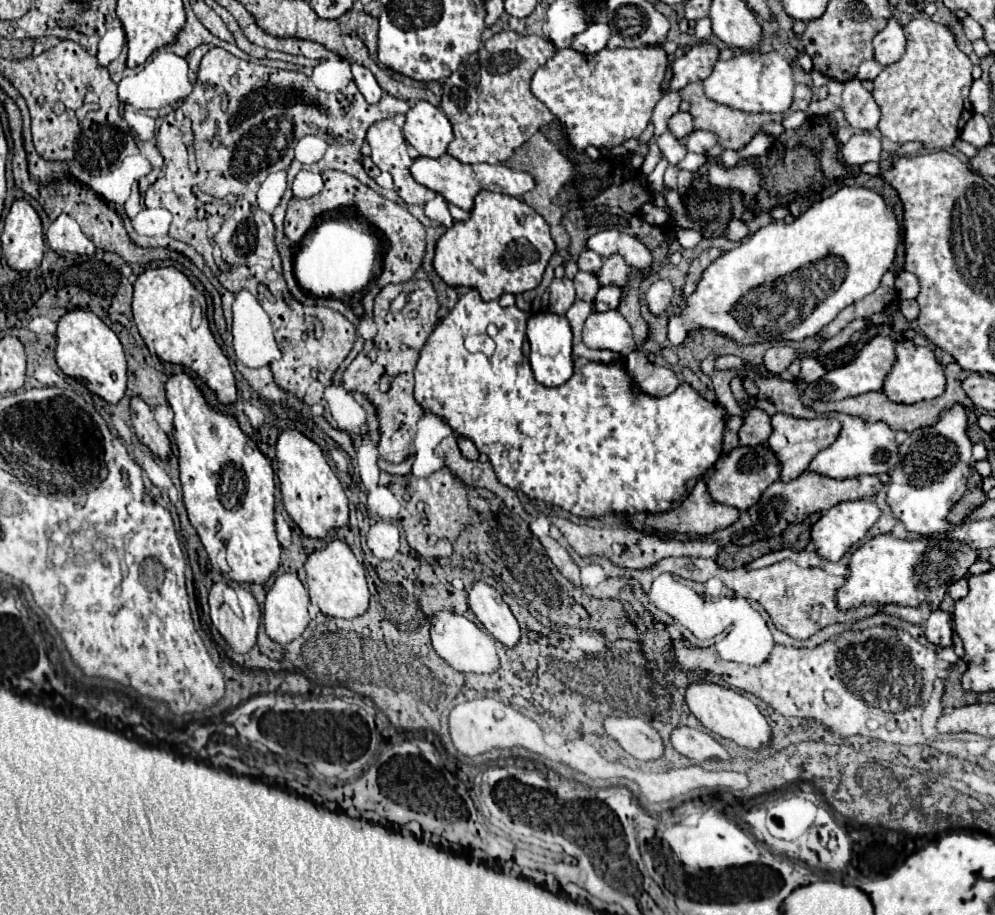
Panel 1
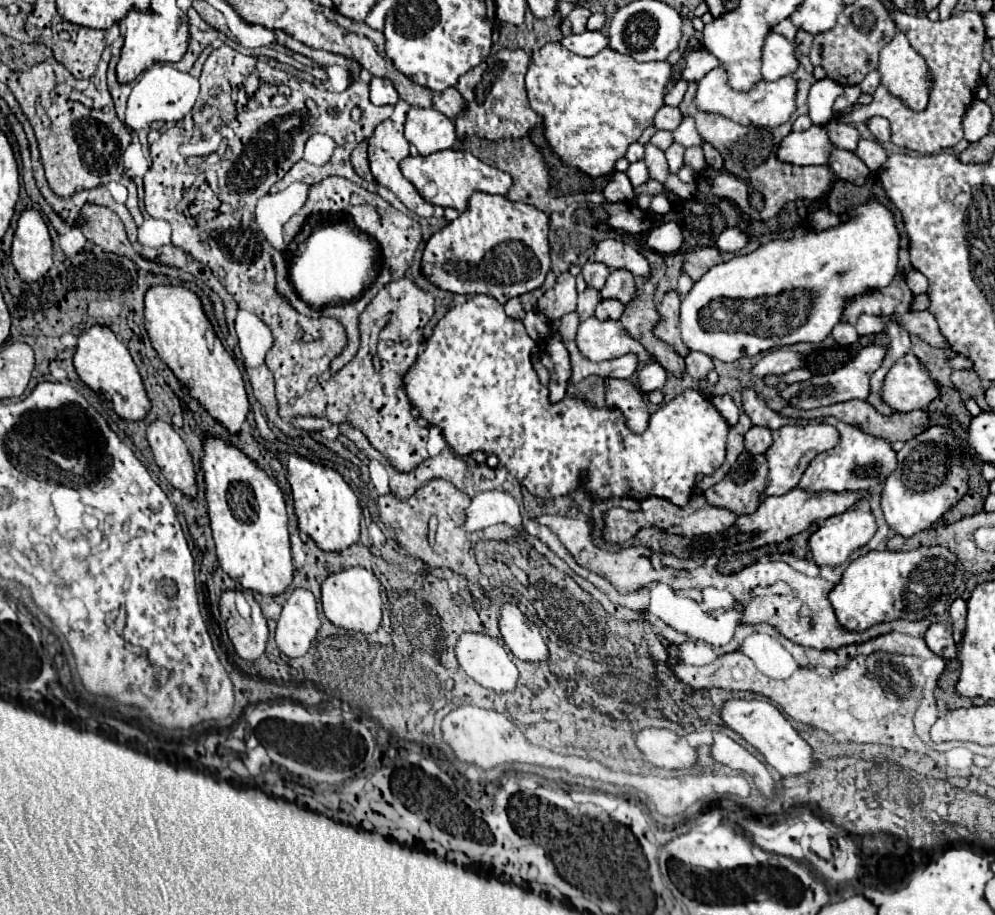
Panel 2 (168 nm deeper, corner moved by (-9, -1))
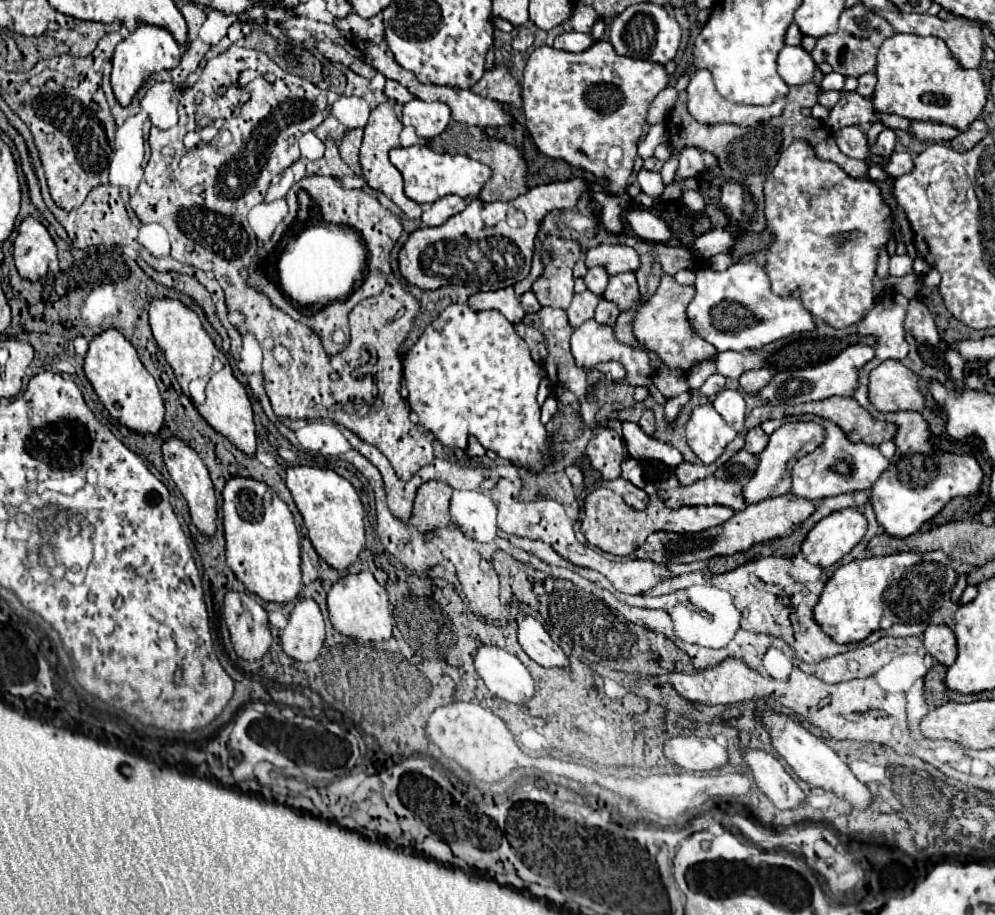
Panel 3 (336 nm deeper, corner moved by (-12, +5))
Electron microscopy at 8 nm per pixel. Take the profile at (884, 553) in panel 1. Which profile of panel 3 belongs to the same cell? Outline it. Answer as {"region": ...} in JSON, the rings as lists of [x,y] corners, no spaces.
{"region":[[[942,551],[932,553],[898,553],[886,557],[866,557],[862,561],[852,561],[840,565],[834,575],[824,585],[820,601],[814,607],[814,619],[820,629],[830,635],[836,643],[858,643],[866,639],[872,631],[888,629],[894,623],[924,623],[928,617],[940,609],[942,597],[956,583],[956,571],[950,567],[950,559]]]}

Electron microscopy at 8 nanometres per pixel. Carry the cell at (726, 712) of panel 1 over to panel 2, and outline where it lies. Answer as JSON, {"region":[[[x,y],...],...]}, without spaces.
{"region":[[[729,699],[721,707],[721,719],[731,731],[739,733],[747,743],[751,743],[765,757],[765,761],[771,767],[775,767],[781,775],[801,775],[815,767],[811,747],[799,737],[799,733],[789,725],[789,721],[769,701]]]}

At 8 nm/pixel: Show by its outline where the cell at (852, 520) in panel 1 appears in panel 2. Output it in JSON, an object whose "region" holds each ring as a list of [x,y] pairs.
{"region":[[[847,509],[841,515],[829,517],[809,539],[813,561],[829,567],[837,567],[849,559],[849,555],[867,545],[877,531],[877,521],[871,511]]]}

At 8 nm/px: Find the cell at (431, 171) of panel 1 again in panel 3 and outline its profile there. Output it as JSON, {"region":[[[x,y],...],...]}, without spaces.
{"region":[[[412,145],[412,147],[396,147],[388,153],[390,163],[402,173],[404,177],[404,193],[420,203],[434,203],[438,199],[442,199],[444,195],[458,195],[462,199],[468,197],[476,197],[480,193],[480,189],[484,187],[484,183],[490,179],[492,171],[490,167],[464,157],[464,155],[450,155],[450,153],[434,153],[430,147],[426,145]]]}

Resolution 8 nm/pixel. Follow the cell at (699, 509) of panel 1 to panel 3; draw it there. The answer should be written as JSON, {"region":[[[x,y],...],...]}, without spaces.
{"region":[[[652,483],[646,485],[646,493],[650,495],[650,505],[644,511],[636,511],[624,503],[614,491],[610,489],[594,489],[584,499],[584,519],[580,525],[580,531],[584,533],[586,541],[606,553],[612,555],[630,555],[634,553],[650,533],[654,531],[674,531],[674,533],[696,533],[704,531],[708,527],[716,527],[726,523],[734,511],[730,507],[712,505],[712,507],[680,507],[680,509],[668,509],[656,493],[656,487]]]}

